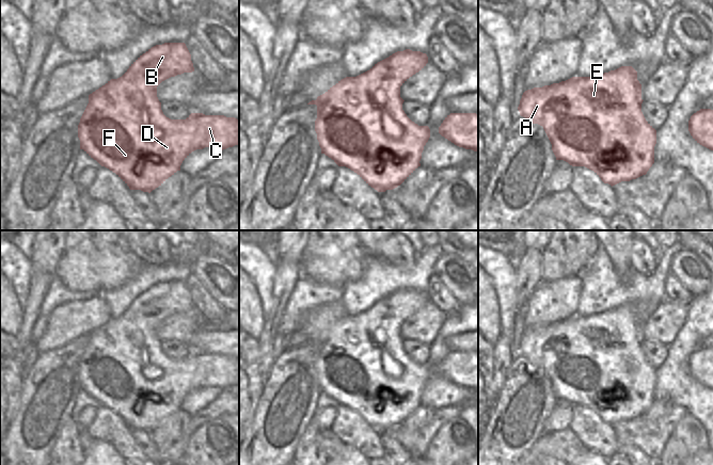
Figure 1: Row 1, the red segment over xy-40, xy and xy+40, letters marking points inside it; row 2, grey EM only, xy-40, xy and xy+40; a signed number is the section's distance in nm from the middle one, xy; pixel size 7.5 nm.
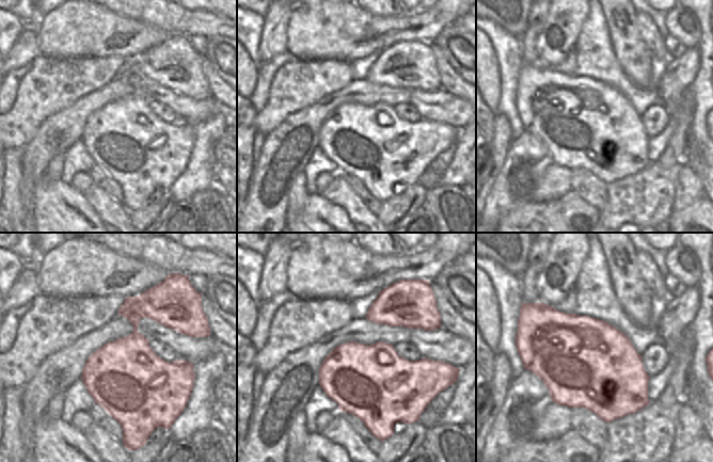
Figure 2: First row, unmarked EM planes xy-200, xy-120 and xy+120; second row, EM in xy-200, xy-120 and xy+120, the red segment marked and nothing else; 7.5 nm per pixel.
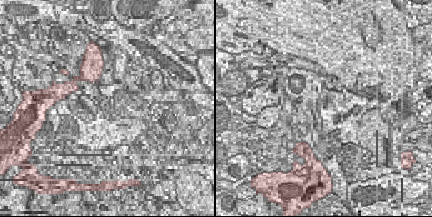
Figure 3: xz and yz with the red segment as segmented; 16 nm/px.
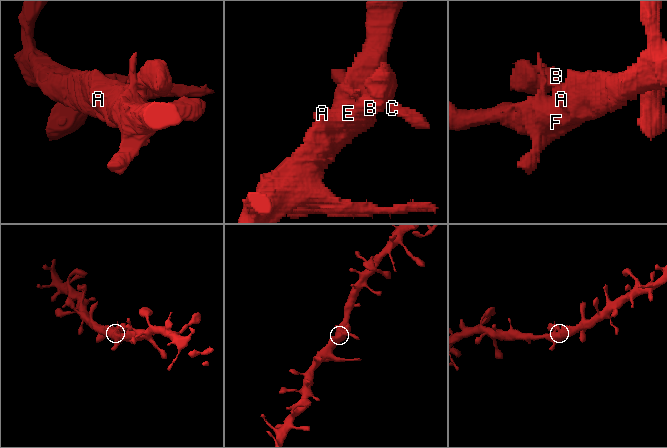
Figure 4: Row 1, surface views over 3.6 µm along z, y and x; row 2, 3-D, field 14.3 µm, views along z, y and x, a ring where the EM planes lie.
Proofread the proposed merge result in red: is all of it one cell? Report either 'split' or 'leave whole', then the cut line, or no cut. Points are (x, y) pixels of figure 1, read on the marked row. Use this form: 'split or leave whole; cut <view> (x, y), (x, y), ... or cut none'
leave whole; cut none

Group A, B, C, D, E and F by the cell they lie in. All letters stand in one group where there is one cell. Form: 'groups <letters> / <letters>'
groups A B C D E F

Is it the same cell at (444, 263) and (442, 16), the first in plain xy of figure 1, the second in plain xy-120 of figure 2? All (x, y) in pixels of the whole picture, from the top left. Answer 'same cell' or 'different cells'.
different cells

